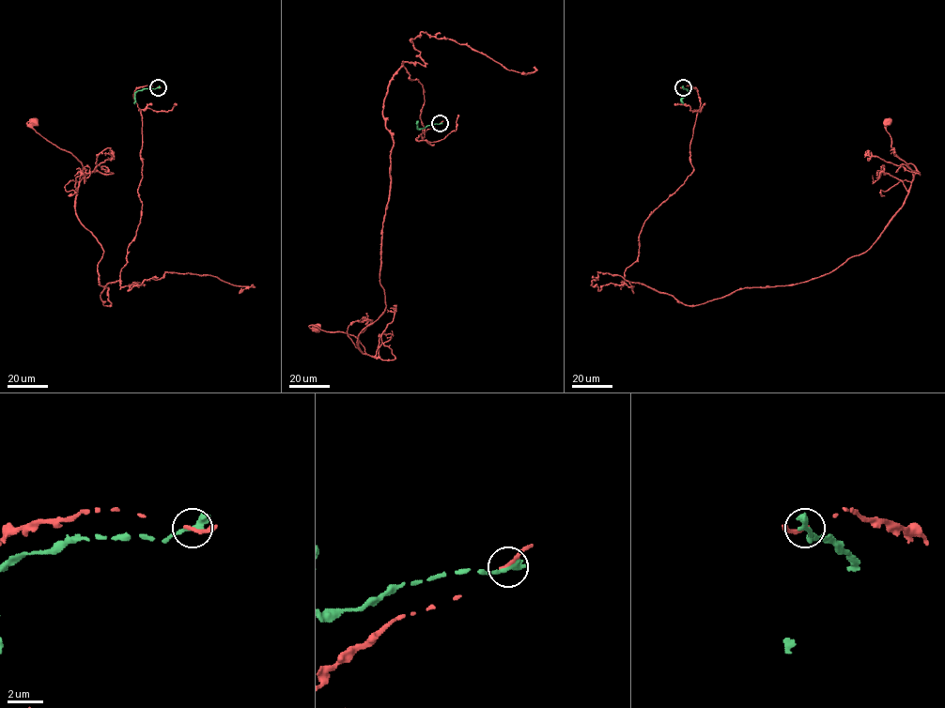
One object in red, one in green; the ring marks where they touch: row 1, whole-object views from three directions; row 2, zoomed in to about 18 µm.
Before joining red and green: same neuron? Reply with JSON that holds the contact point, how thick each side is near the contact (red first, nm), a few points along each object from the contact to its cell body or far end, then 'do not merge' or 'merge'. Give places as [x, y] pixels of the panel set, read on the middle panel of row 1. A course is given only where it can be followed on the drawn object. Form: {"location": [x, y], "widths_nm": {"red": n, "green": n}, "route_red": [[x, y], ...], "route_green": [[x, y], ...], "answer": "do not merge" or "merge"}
{"location": [440, 123], "widths_nm": {"red": 240, "green": 440}, "route_red": [[441, 123], [416, 139], [423, 85], [402, 65], [382, 114], [386, 308], [358, 336], [365, 353], [316, 329]], "route_green": [[441, 123], [419, 129], [416, 123]], "answer": "do not merge"}

